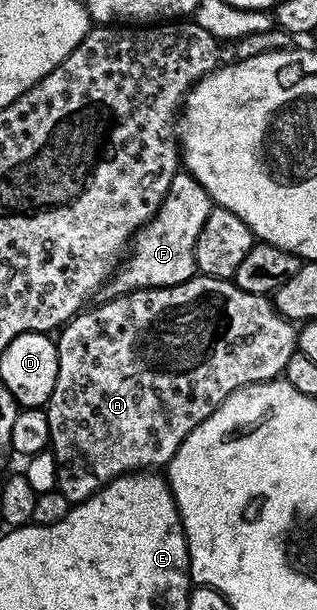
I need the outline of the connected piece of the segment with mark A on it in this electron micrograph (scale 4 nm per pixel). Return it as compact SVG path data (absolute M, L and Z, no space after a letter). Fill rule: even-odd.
M198 273L179 285L128 291L125 295L115 295L106 300L106 303L101 303L98 307L90 306L74 315L64 327L60 328L55 339L57 345L55 389L44 410L49 426L49 447L57 462L56 490L61 491L63 497L67 497L70 505L83 502L99 489L103 489L111 480L118 479L120 475L164 468L172 461L179 445L183 445L187 433L191 433L195 425L207 421L207 417L211 417L211 413L215 413L215 409L223 405L227 396L238 391L240 387L249 387L252 383L265 383L268 379L284 376L287 361L291 361L291 357L298 351L297 327L279 314L272 298L247 293L227 279L216 279Z

